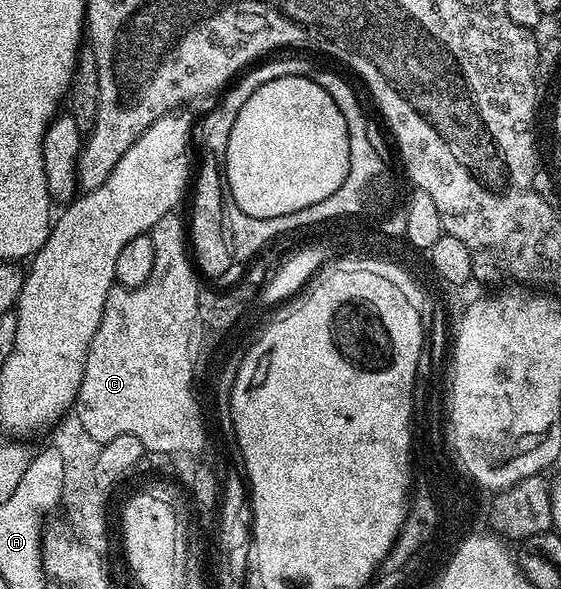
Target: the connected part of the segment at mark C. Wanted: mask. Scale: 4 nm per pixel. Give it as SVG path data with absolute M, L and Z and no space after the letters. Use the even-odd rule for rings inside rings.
M170 213L155 224L151 232L155 245L155 269L151 269L151 277L138 287L114 285L111 288L99 329L95 329L95 337L89 346L83 381L77 390L75 414L91 437L101 444L111 441L111 437L123 437L123 433L151 439L153 415L167 415L171 413L171 405L191 403L185 391L189 383L189 359L203 349L203 328L197 318L199 284L189 260L191 247L187 242L187 223L179 216Z

